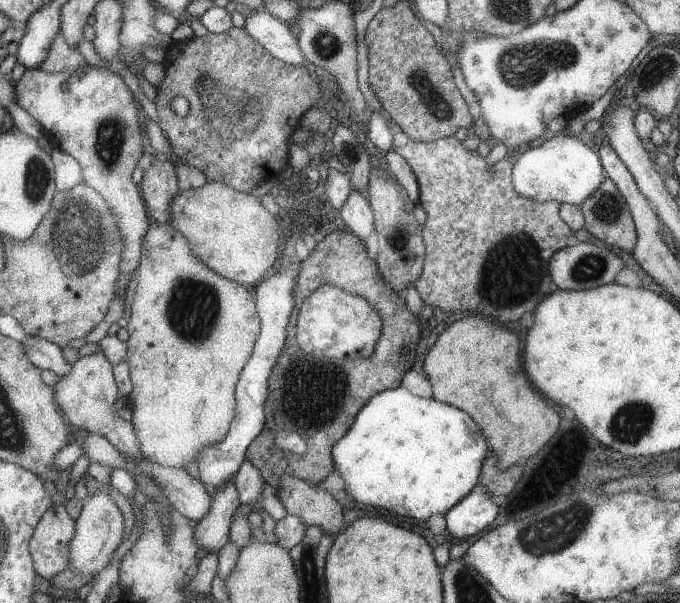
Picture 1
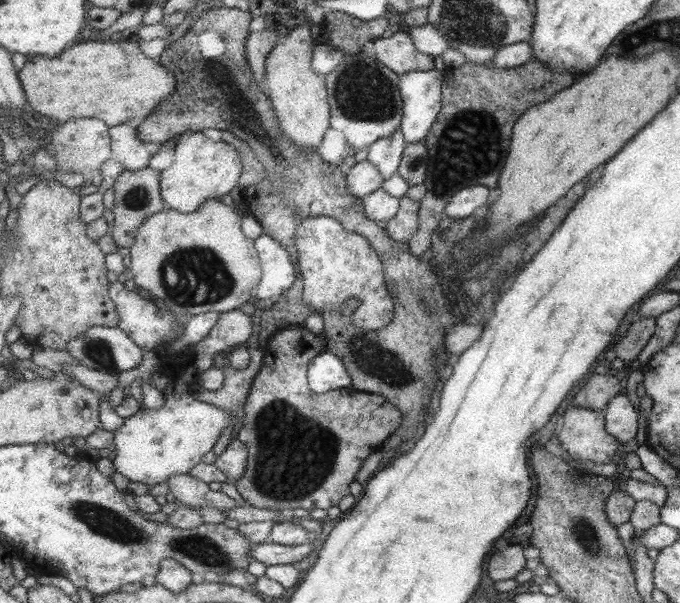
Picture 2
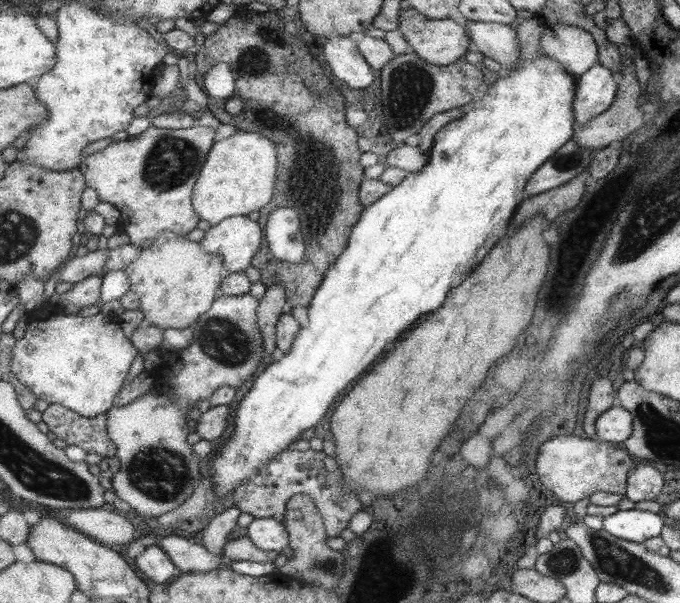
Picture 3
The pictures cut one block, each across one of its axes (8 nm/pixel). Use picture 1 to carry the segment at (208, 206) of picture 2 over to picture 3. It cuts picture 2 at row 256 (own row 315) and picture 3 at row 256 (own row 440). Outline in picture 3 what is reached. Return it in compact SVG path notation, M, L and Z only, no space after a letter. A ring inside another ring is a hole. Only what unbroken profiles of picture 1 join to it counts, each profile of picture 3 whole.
M164 230L122 272L127 277L129 290L138 296L144 323L163 332L167 328L183 330L195 325L198 317L213 304L224 269L221 254L207 254L185 235Z

